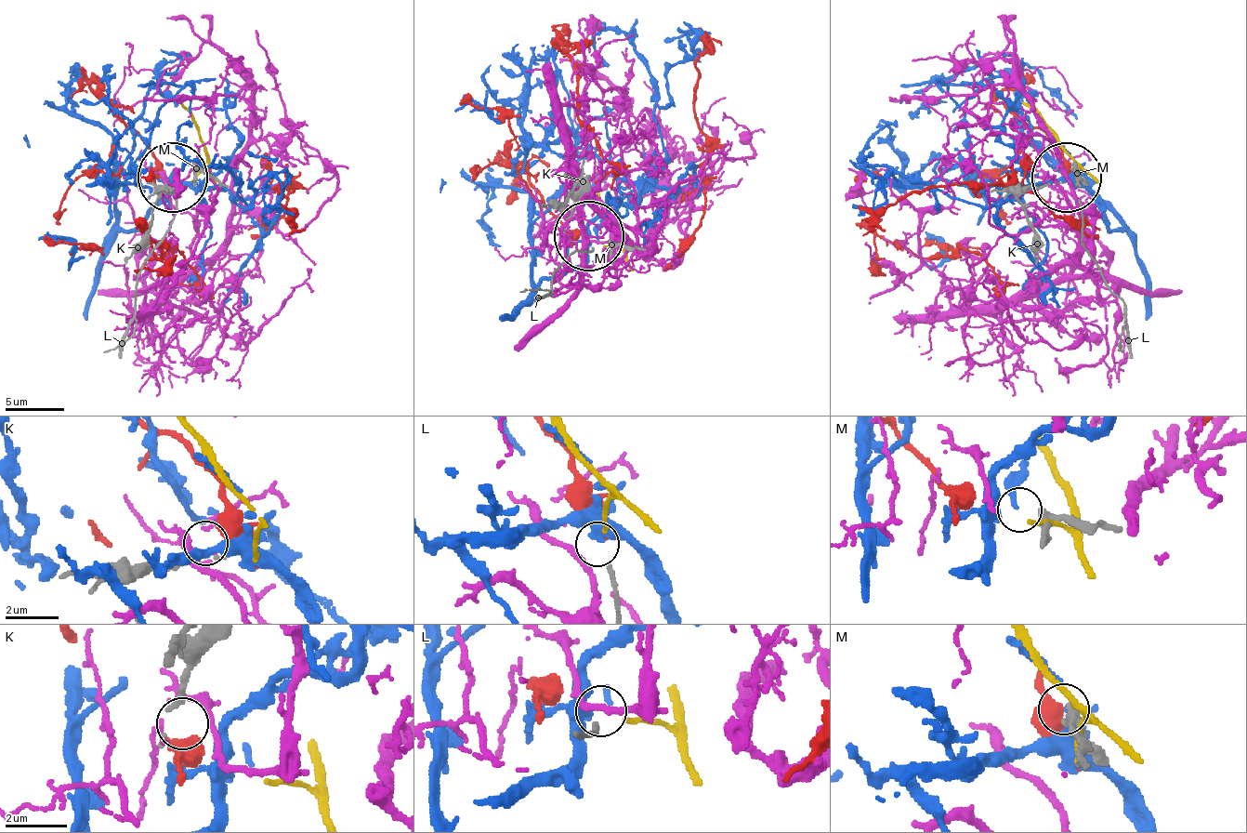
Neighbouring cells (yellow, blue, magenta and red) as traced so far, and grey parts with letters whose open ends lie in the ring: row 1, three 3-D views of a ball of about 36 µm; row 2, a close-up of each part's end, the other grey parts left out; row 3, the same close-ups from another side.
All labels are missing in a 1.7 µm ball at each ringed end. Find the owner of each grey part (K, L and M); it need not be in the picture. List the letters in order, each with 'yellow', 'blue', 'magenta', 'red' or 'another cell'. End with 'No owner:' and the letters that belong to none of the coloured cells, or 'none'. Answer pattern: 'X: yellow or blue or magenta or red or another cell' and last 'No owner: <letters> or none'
K: red
L: yellow
M: blue
No owner: none

